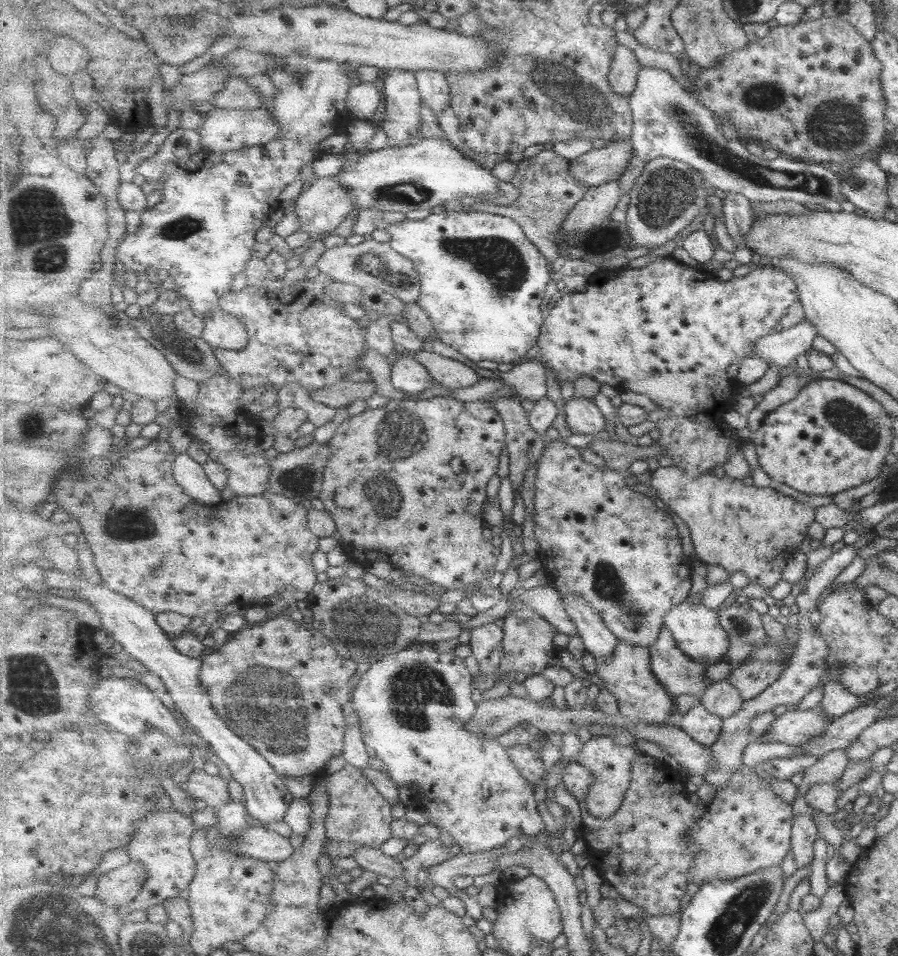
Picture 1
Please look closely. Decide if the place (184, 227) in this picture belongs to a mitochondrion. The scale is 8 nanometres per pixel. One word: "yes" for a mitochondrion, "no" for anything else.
yes

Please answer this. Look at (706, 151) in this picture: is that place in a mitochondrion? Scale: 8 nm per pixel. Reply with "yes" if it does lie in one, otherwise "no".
yes

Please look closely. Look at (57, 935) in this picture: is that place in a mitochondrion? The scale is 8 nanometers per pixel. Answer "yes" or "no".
yes

